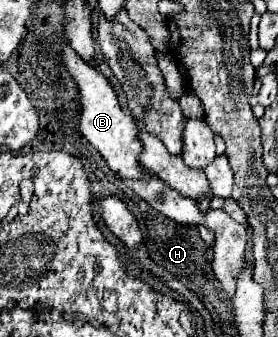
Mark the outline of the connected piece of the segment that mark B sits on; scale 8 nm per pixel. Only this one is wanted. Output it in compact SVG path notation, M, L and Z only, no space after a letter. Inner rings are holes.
M66 45L60 51L60 59L80 93L80 105L82 105L82 113L80 113L80 121L78 121L80 133L88 139L90 145L94 145L94 149L104 157L104 161L108 163L108 167L112 171L116 171L128 179L140 177L142 171L146 171L146 169L136 159L142 149L142 143L136 139L136 125L132 123L132 115L128 115L124 109L120 109L120 103L116 101L116 93L112 91L112 87L108 85L104 75L100 75L94 67L84 63L72 47Z

